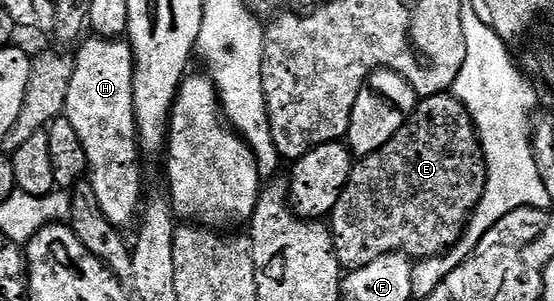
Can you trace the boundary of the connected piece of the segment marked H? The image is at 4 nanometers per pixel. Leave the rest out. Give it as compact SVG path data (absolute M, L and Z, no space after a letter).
M91 38L80 48L80 53L75 53L74 67L72 70L72 78L70 80L70 90L66 96L64 103L64 112L69 122L74 126L74 130L78 130L78 138L82 142L82 148L86 150L86 158L88 159L88 176L90 182L94 186L94 194L98 194L98 202L102 205L102 214L106 214L106 218L111 224L117 226L125 226L136 216L136 211L140 208L140 156L142 157L142 149L138 143L138 133L136 131L136 107L134 106L134 94L132 93L132 73L134 65L132 62L131 47L123 39L106 40L103 38Z

